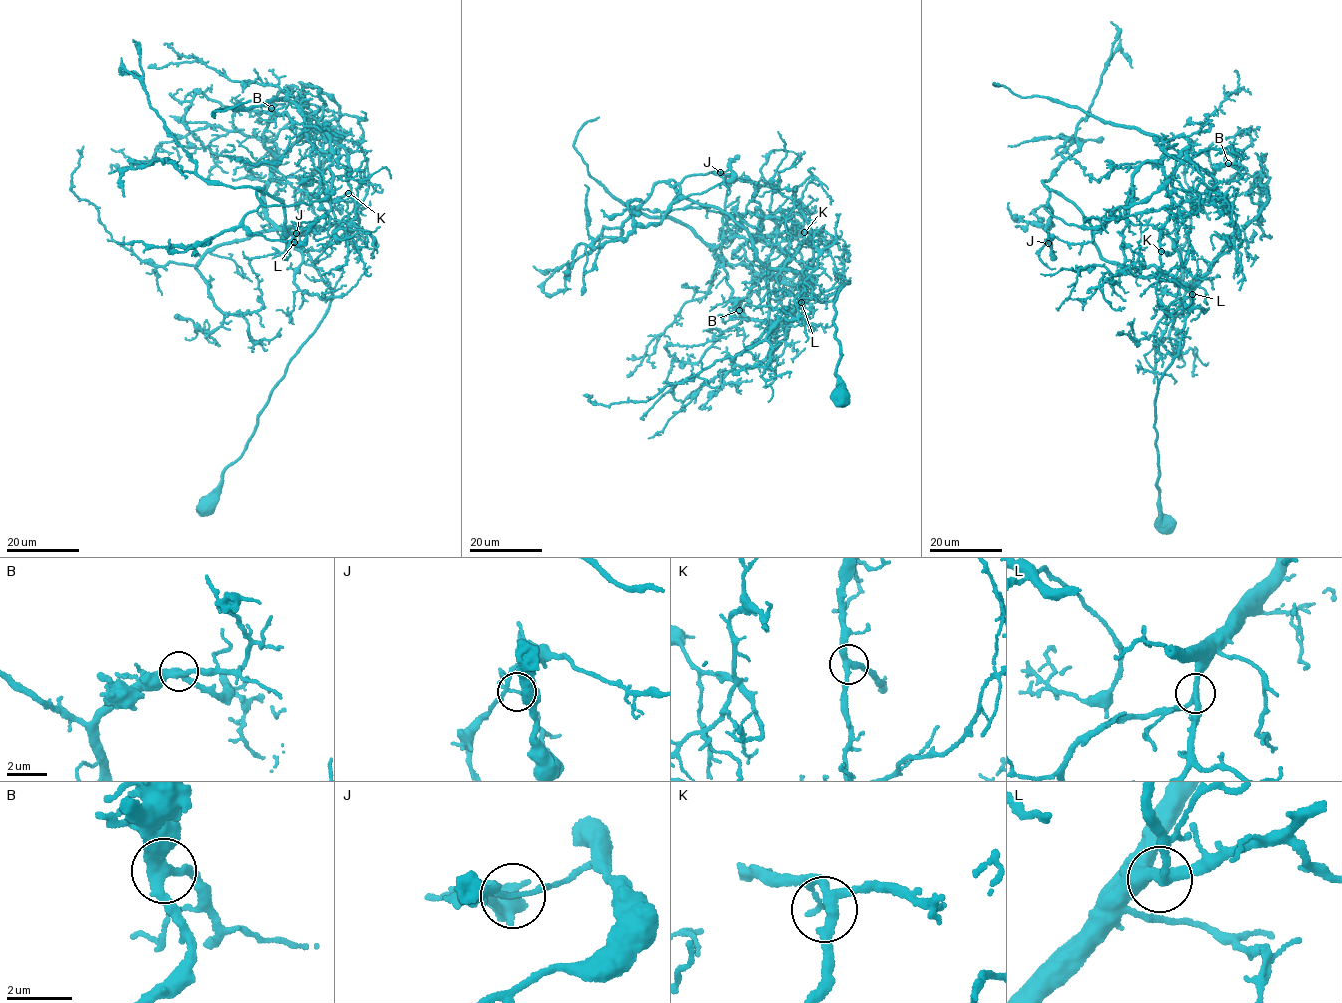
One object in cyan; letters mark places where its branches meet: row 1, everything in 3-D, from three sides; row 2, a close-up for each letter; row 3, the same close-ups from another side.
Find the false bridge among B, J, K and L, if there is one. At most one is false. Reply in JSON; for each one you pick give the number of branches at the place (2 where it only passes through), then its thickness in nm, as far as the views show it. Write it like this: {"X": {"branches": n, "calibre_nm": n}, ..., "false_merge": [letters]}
{"J": {"branches": 3, "calibre_nm": 130}, "false_merge": ["J"]}

